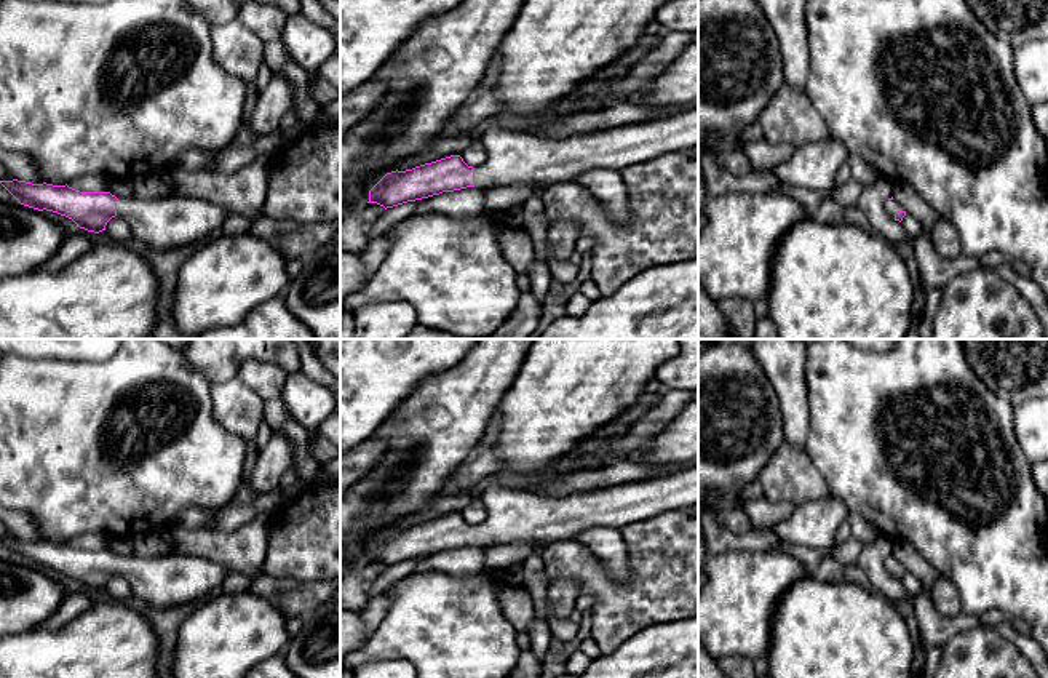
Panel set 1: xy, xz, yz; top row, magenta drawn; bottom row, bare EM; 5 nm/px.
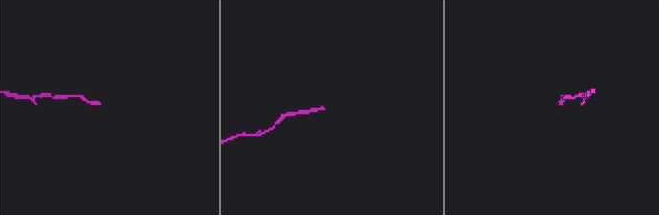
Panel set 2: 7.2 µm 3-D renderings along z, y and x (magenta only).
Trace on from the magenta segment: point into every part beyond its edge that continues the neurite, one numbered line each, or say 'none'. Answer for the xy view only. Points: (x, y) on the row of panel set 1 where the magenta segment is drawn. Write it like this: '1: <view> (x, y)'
1: xy (165, 223)

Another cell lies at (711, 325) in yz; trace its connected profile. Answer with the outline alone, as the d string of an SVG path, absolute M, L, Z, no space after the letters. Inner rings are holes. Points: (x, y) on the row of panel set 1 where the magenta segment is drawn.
M698 285L698 339L736 339L727 331L717 301Z

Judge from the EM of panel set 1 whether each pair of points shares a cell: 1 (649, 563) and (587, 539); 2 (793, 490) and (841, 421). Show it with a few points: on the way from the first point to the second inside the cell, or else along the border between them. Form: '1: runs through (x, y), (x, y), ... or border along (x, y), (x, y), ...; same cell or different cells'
1: border along (623, 530), (627, 576), (615, 582); different cells
2: border along (804, 450), (831, 494); different cells

